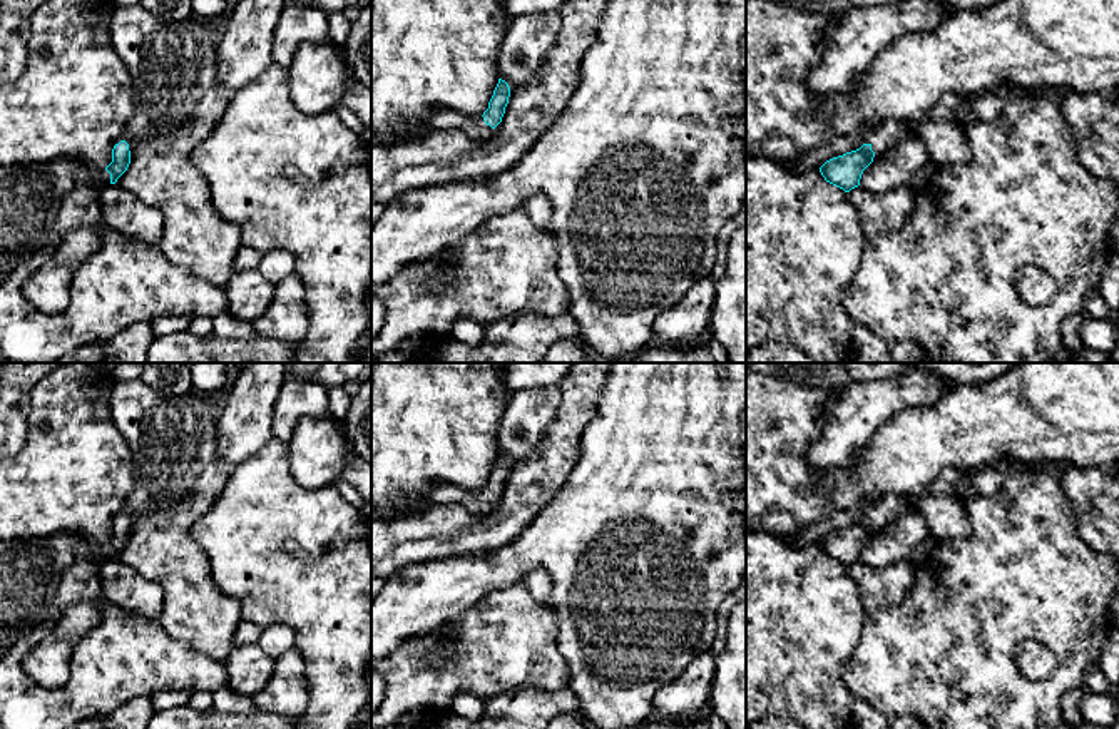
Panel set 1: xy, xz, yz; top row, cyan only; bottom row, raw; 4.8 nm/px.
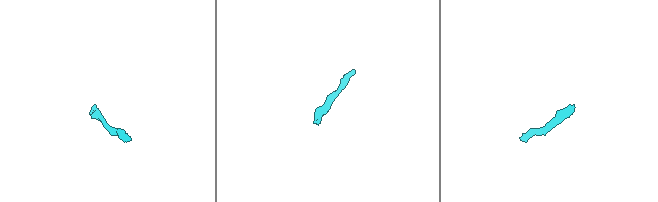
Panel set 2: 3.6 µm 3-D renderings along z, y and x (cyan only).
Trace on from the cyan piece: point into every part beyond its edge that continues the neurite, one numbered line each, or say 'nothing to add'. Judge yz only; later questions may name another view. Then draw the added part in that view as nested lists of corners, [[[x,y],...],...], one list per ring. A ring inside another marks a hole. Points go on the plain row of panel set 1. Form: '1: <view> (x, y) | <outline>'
1: yz (882, 512) | [[[885,495],[883,498],[873,502],[873,505],[865,513],[865,518],[871,520],[875,532],[887,527],[898,513],[907,507],[905,498],[898,495]],[[873,532],[873,533],[875,533]]]

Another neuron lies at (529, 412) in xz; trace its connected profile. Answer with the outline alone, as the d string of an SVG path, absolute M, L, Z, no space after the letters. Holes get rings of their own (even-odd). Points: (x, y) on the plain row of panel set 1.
M559 386L510 393L498 430L498 453L508 458L510 468L539 448L560 400Z

